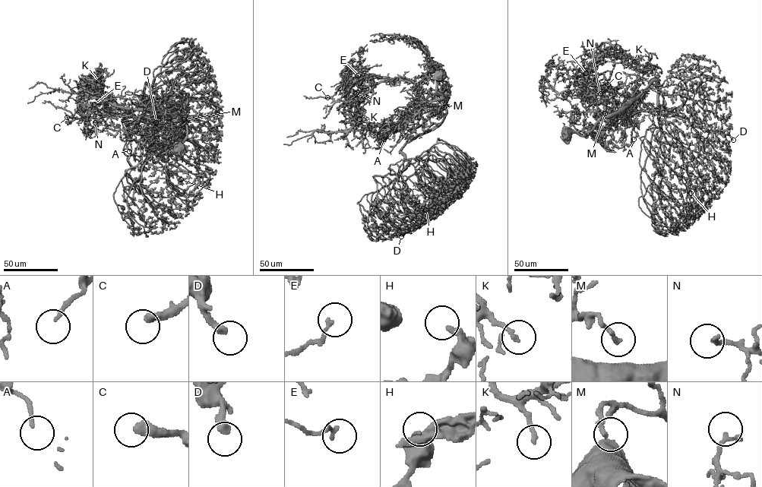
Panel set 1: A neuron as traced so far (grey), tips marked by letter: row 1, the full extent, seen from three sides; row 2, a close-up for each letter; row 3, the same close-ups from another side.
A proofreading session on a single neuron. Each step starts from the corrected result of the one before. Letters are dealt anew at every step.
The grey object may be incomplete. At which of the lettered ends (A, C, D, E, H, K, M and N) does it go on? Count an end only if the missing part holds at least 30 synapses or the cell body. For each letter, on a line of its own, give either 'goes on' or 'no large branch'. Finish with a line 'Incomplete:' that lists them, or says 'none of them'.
A: no large branch
C: goes on
D: no large branch
E: no large branch
H: no large branch
K: no large branch
M: no large branch
N: no large branch
Incomplete: C

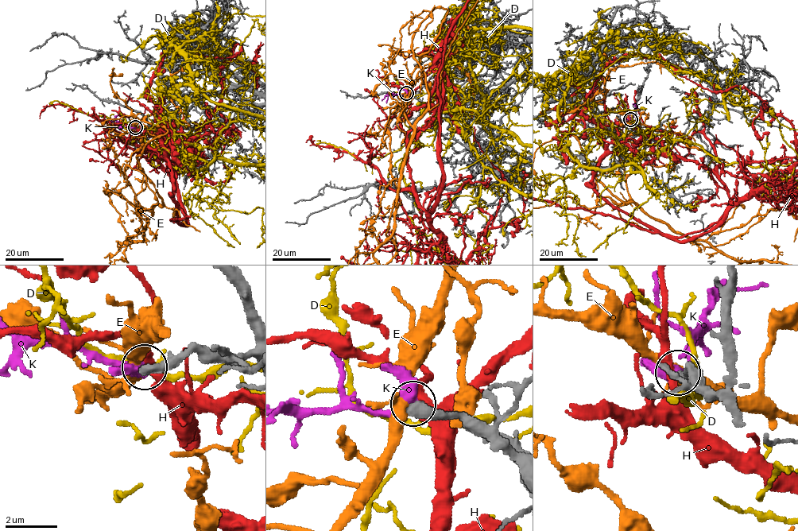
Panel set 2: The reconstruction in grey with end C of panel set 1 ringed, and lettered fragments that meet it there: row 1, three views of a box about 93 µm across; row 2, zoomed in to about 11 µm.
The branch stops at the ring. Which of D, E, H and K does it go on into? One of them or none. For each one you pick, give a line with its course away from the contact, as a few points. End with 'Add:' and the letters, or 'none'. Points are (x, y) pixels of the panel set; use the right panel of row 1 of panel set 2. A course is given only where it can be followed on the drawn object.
K: course (630, 120), (636, 106), (633, 103)
Add: K

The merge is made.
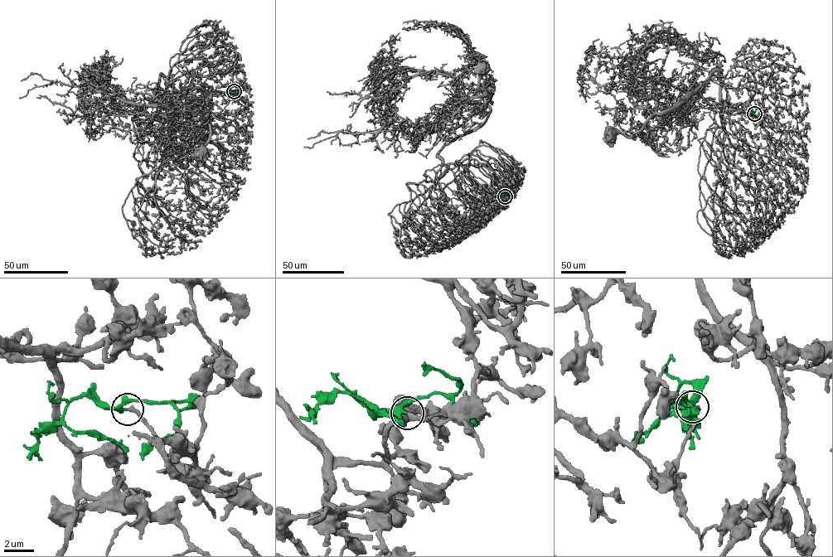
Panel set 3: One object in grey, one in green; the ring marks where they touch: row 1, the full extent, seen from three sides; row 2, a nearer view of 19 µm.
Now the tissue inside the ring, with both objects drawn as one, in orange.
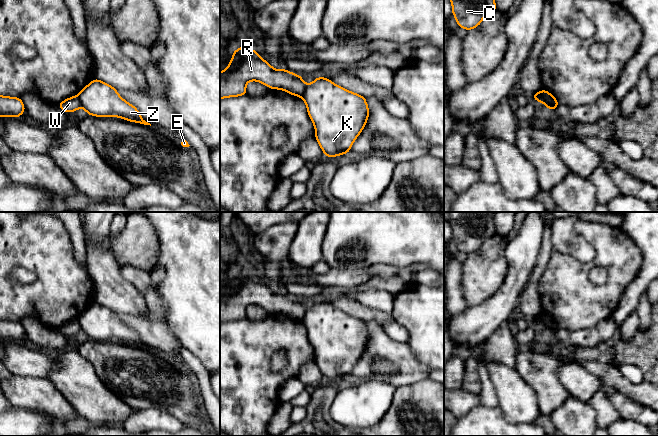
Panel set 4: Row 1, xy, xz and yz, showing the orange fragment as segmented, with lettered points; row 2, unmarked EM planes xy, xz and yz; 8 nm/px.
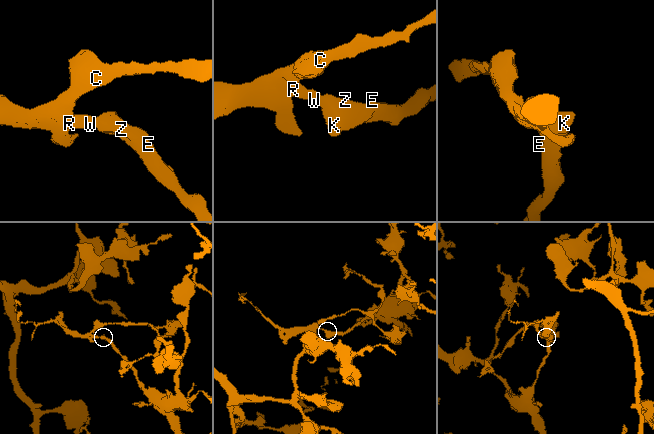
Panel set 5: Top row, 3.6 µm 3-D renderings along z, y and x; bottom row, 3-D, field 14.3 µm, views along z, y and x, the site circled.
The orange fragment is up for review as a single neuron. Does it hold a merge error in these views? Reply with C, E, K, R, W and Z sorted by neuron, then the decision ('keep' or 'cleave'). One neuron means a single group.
C R W / E K Z | cleave

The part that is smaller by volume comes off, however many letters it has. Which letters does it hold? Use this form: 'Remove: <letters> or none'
Remove: C, R, W

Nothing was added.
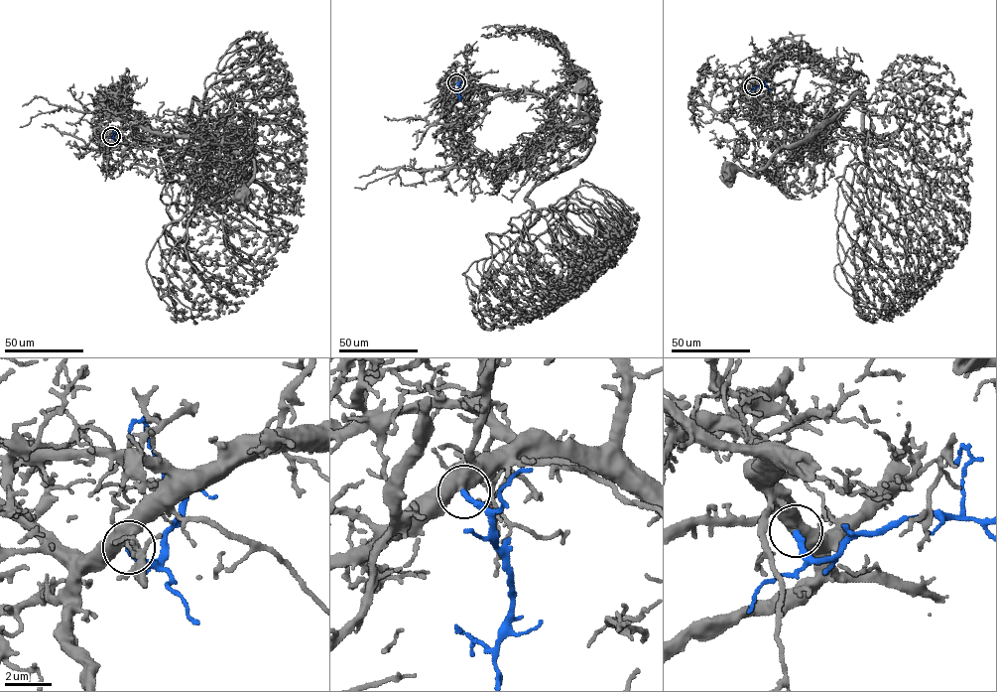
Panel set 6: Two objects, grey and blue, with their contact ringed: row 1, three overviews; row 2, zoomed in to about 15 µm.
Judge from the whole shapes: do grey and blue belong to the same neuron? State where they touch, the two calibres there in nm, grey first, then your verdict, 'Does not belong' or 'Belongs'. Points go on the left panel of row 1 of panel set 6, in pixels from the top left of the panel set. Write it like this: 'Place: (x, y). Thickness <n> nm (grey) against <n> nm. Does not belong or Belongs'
Place: (111, 136). Thickness 550 nm (grey) against 260 nm. Belongs

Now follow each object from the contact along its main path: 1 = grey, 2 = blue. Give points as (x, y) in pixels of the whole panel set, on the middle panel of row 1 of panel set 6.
1: (456, 82), (539, 92), (549, 104), (555, 126), (587, 132), (593, 121), (579, 110), (586, 84)
2: (456, 82), (458, 97)

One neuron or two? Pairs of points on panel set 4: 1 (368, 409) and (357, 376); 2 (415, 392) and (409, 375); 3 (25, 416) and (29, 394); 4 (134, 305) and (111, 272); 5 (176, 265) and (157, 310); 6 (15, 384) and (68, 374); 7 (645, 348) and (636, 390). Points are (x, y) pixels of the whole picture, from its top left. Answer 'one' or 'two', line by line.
1: two
2: two
3: two
4: one
5: two
6: two
7: two

